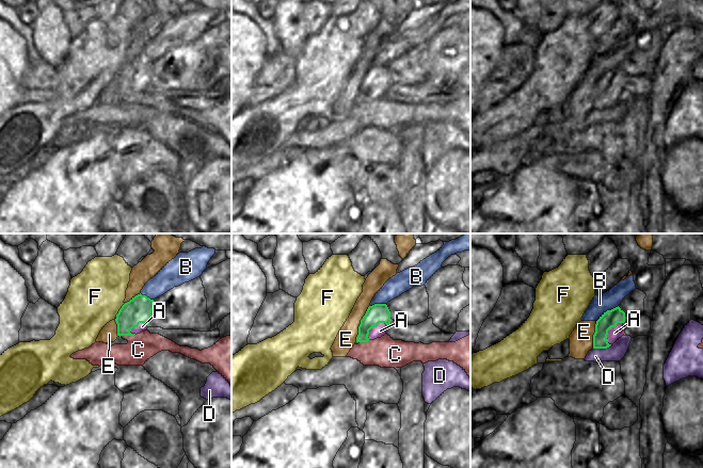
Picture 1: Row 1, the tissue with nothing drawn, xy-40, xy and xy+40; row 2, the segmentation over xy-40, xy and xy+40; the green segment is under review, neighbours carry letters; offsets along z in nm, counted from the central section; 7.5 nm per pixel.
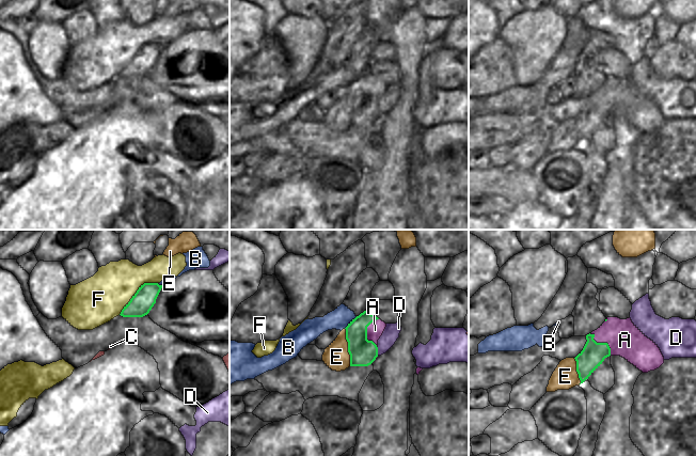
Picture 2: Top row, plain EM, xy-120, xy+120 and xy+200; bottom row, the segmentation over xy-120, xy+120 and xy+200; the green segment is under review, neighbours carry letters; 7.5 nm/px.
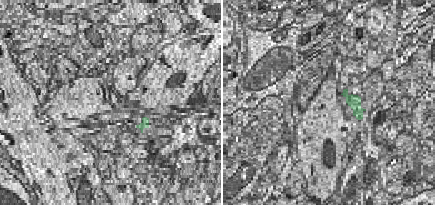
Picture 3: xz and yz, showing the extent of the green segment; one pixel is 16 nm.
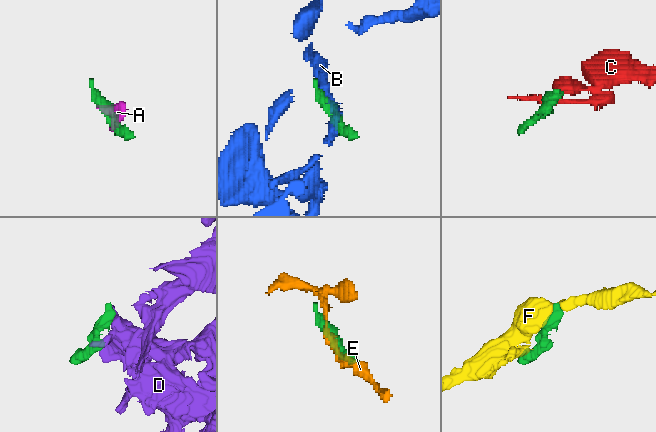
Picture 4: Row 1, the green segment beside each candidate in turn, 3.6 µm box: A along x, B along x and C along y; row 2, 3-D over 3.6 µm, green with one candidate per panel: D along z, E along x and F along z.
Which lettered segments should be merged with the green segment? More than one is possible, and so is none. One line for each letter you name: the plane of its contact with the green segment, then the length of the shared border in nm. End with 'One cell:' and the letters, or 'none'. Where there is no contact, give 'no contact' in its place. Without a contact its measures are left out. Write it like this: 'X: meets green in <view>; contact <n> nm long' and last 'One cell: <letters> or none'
One cell: none

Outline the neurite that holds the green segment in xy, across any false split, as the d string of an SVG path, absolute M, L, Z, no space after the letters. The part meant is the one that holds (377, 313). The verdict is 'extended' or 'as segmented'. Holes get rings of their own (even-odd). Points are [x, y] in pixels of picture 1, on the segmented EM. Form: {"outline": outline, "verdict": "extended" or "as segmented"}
{"outline": "M374 304L369 306L358 326L356 342L368 342L369 330L377 327L379 323L385 323L386 328L390 324L390 311L386 304Z", "verdict": "as segmented"}

